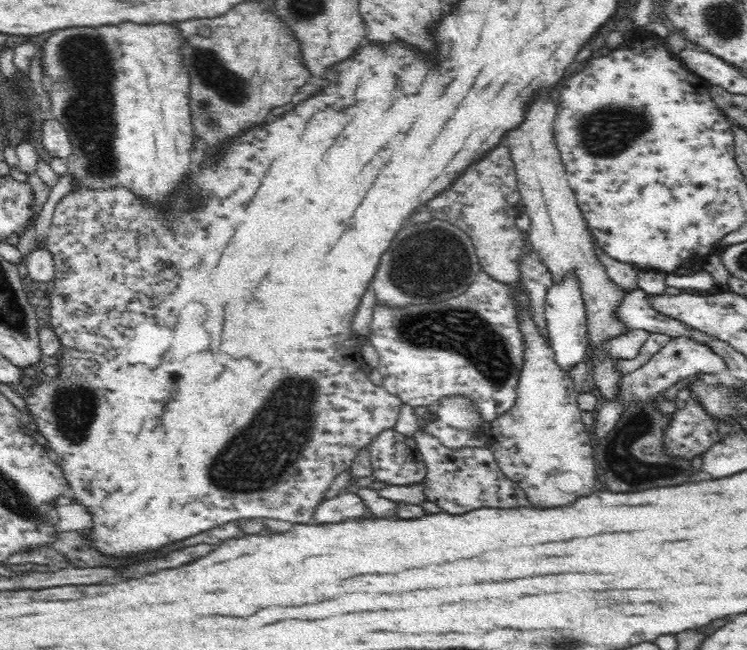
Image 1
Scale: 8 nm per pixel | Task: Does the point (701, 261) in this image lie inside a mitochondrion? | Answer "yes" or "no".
no

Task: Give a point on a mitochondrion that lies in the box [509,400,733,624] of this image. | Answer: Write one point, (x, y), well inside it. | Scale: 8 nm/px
(621, 463)

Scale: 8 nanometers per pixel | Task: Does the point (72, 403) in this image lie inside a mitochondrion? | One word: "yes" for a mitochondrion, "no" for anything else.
yes

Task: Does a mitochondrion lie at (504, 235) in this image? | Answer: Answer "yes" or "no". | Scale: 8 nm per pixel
no

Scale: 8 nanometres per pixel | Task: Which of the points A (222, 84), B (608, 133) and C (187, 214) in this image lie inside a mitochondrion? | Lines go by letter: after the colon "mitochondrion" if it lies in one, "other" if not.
A: mitochondrion
B: mitochondrion
C: mitochondrion

